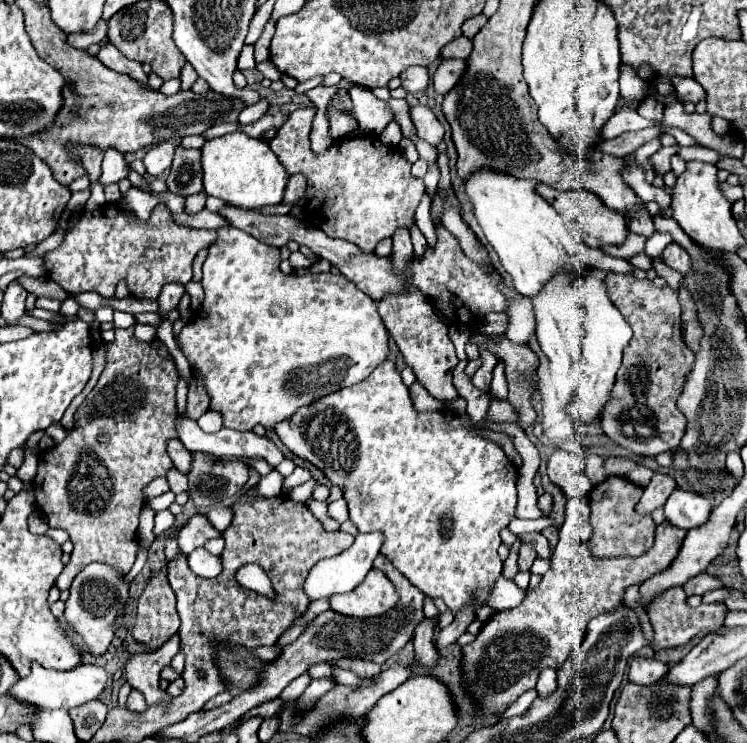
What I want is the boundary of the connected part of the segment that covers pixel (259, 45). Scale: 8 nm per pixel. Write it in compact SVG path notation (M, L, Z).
M268 20L266 26L264 26L264 32L260 34L260 38L254 44L254 58L256 58L256 62L268 60L268 48L270 48L272 36L274 36L274 22Z

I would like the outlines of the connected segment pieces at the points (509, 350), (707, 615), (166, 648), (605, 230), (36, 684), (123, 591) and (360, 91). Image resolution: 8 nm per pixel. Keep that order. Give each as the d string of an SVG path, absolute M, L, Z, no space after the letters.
M488 336L488 348L504 360L508 380L508 402L518 416L518 426L526 430L536 420L536 412L530 404L532 390L528 388L528 384L536 384L536 380L530 380L530 376L536 376L534 370L538 366L538 358L530 350L530 346L516 346L506 336L500 336L498 344L492 340L492 336Z
M682 586L660 592L658 596L654 596L654 600L650 600L646 610L654 628L654 639L658 650L670 648L670 646L682 646L682 644L688 644L696 636L718 632L718 628L724 628L724 618L728 614L726 604L700 604L698 608L690 608L686 604L686 594Z
M174 634L158 652L142 652L142 654L134 654L128 662L126 662L126 678L128 684L142 692L148 706L158 706L158 704L170 704L168 692L160 690L158 680L160 680L160 672L164 666L170 664L170 660L174 658L174 654L178 654L178 634Z
M538 184L536 192L550 202L550 206L562 216L566 228L570 230L570 234L582 242L586 242L588 246L602 246L602 244L622 244L628 236L628 226L626 226L626 218L610 208L606 208L606 204L592 192L588 190L554 190L546 184Z
M38 664L32 666L32 674L28 678L22 678L18 680L10 694L22 702L28 702L36 708L48 708L48 710L54 710L54 708L74 708L74 706L82 706L90 700L96 700L104 688L108 684L108 674L104 668L100 666L78 666L74 670L68 670L68 672L58 672L58 670L46 670Z
M88 564L72 582L70 598L66 600L66 622L84 638L90 648L90 654L100 656L108 650L114 632L116 632L116 616L124 610L128 602L128 588L124 574L110 568L108 564Z
M352 86L348 92L350 92L352 104L354 104L354 114L356 114L356 120L358 120L358 126L362 128L362 132L380 134L382 128L386 128L386 124L390 124L390 120L394 120L394 112L390 110L388 102L378 100L370 88Z

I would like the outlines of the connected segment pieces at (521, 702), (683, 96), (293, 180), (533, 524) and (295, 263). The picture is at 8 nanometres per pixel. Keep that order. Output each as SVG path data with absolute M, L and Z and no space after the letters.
M528 690L528 692L524 692L504 714L502 714L502 718L508 719L512 718L512 716L524 716L526 712L528 712L528 708L532 706L532 702L536 700L536 690Z
M672 78L672 84L676 88L676 96L680 102L702 102L706 100L704 88L694 78Z
M294 174L290 176L288 180L288 188L286 188L286 194L284 194L284 202L296 202L298 198L304 196L304 190L306 190L306 176L304 174Z
M542 517L539 519L513 519L508 528L515 535L522 535L529 532L541 532L543 529L553 526L554 521L550 517Z
M300 251L292 252L289 261L293 268L309 268L315 261L304 256Z

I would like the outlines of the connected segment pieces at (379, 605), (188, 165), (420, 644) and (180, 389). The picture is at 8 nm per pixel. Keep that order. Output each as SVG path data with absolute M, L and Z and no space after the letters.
M370 570L364 582L348 592L332 596L330 606L334 612L352 618L372 618L382 616L386 610L394 608L398 602L398 592L392 582L378 570Z
M176 144L174 162L170 168L170 176L166 180L168 192L190 196L202 192L202 164L200 164L200 150L188 150Z
M424 618L418 628L414 630L412 642L414 642L414 650L418 656L418 662L422 666L434 666L438 660L438 652L434 646L434 630L436 630L438 620L436 618Z
M179 378L176 387L176 408L177 412L182 416L187 416L186 414L186 401L188 393L188 383L186 380Z

